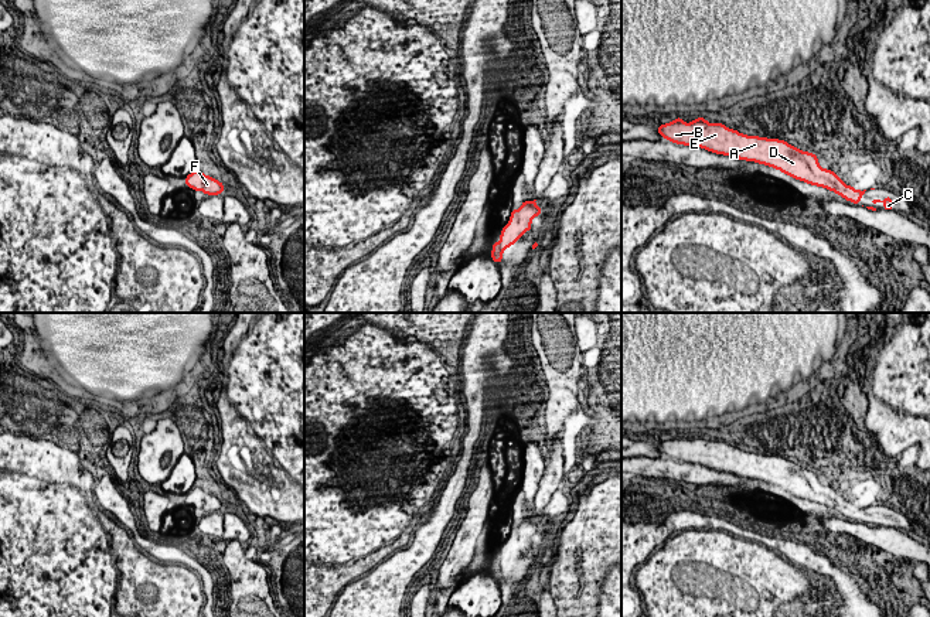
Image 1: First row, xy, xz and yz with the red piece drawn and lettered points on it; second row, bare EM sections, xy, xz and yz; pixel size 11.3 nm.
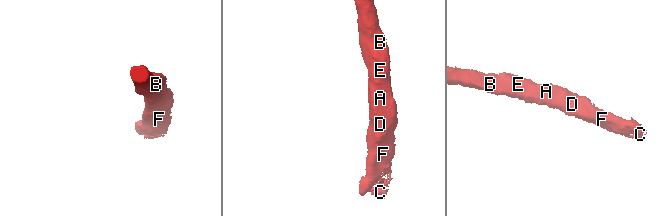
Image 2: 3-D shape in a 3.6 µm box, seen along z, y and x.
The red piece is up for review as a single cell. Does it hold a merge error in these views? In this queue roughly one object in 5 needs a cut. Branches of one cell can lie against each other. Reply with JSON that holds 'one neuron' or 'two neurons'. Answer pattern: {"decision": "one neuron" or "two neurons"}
{"decision": "one neuron"}

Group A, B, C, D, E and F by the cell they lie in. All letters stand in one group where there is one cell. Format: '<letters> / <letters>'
A B C D E F

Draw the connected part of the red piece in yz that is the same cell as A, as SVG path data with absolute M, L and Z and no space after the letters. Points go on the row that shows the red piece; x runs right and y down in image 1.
M675 117L670 123L660 125L657 132L677 144L773 167L798 181L834 191L856 205L866 191L846 185L832 170L822 168L814 153L803 151L780 139L747 136L723 123L712 125L705 117L695 117L689 123Z

